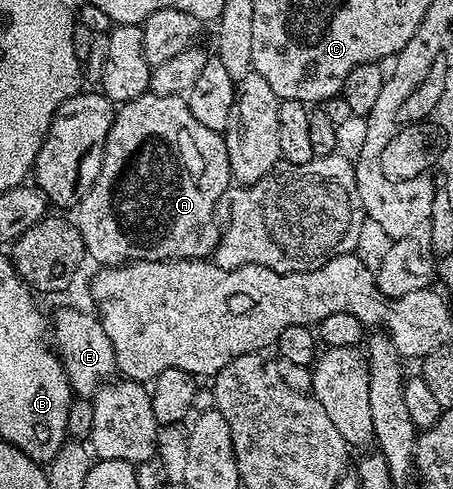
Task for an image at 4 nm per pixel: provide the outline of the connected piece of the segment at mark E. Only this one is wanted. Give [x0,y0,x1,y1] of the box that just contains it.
[50,310,118,398]

